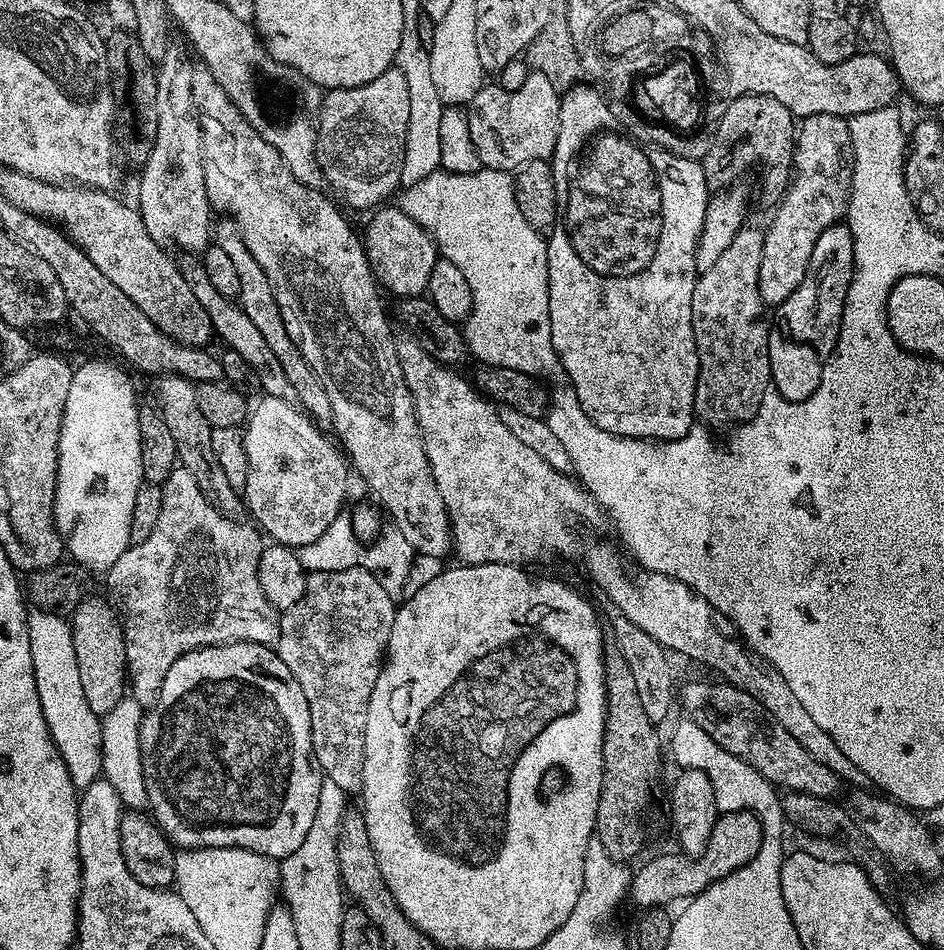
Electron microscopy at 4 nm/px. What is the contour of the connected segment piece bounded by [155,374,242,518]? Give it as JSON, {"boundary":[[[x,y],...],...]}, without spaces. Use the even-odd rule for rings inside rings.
{"boundary":[[[160,374],[155,377],[155,380],[157,400],[155,403],[158,405],[160,417],[164,419],[166,427],[174,437],[179,467],[190,470],[190,474],[194,474],[201,490],[224,515],[239,517],[240,508],[242,512],[242,496],[234,486],[230,486],[222,466],[218,466],[218,458],[214,458],[214,446],[210,446],[210,434],[213,429],[210,422],[206,422],[202,410],[198,410],[196,384],[185,376],[175,374]]]}

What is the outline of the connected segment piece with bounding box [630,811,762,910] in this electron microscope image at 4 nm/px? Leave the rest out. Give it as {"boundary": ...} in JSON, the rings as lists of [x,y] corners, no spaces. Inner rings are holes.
{"boundary":[[[750,811],[725,812],[717,815],[714,830],[710,830],[710,842],[706,850],[694,857],[683,854],[676,856],[656,856],[648,860],[630,880],[630,900],[637,904],[637,909],[659,908],[671,905],[675,896],[691,898],[699,892],[705,892],[709,884],[741,868],[745,862],[752,860],[760,849],[762,829],[760,821]]]}

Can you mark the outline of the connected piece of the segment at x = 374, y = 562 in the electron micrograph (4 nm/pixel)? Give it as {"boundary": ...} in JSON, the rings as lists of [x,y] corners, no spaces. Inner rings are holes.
{"boundary":[[[344,514],[337,516],[335,522],[317,540],[303,545],[299,549],[298,555],[300,561],[304,563],[305,569],[313,572],[333,572],[342,568],[354,568],[362,562],[363,567],[376,575],[378,582],[386,590],[386,594],[393,598],[400,598],[405,595],[406,578],[410,574],[410,566],[414,559],[414,551],[406,542],[405,535],[395,526],[385,527],[365,547],[352,532],[351,519]]]}

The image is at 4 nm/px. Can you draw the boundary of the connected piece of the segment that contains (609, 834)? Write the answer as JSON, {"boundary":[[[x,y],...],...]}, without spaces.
{"boundary":[[[608,642],[604,645],[604,693],[606,706],[604,707],[604,746],[602,758],[602,790],[598,798],[596,811],[595,837],[600,839],[606,854],[615,860],[632,862],[632,859],[644,848],[644,839],[648,832],[644,829],[644,811],[652,800],[652,783],[660,772],[660,736],[657,725],[646,718],[646,710],[638,698],[638,689],[634,683],[634,673],[630,666],[626,666],[626,658],[622,658],[622,650],[616,648],[615,643]]]}

